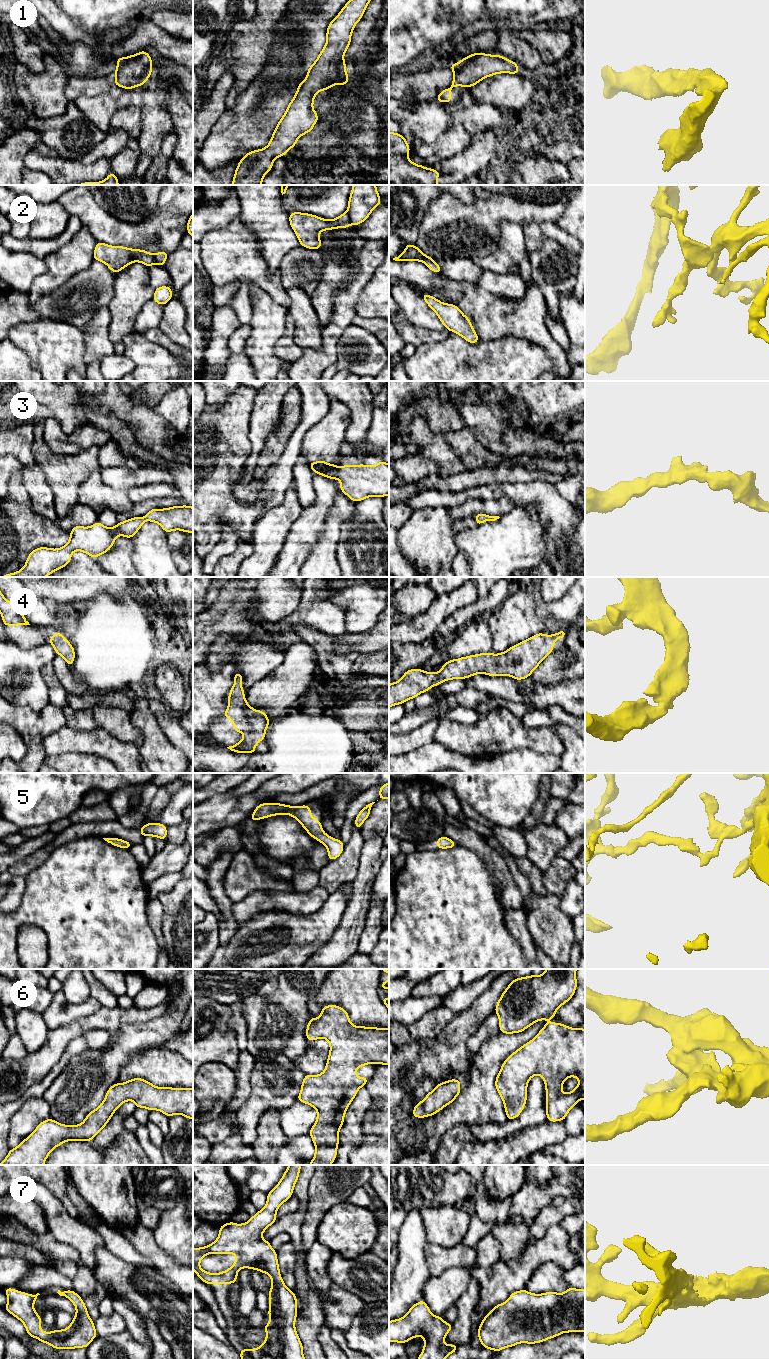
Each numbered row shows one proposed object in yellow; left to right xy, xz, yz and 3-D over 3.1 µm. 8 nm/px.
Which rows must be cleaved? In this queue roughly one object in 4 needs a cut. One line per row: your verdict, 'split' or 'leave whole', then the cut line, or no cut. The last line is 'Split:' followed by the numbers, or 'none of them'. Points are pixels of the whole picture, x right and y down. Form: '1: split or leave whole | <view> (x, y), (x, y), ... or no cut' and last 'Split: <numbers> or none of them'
1: leave whole | no cut
2: split | xz (346, 212), (352, 224)
3: leave whole | no cut
4: leave whole | no cut
5: leave whole | no cut
6: leave whole | no cut
7: leave whole | no cut
Split: 2

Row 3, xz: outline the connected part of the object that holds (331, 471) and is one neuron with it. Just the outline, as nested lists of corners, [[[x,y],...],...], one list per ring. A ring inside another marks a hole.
[[[324,460],[308,463],[315,474],[339,480],[341,492],[354,502],[368,497],[389,496],[389,464],[384,461],[373,466],[359,464],[341,467]]]

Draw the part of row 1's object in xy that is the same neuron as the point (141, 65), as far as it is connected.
[[[145,50],[128,57],[119,57],[116,62],[116,86],[133,89],[144,85],[151,76],[153,61]]]

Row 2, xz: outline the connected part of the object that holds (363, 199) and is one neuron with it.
[[[353,185],[347,208],[351,224],[363,223],[380,204],[376,185]]]

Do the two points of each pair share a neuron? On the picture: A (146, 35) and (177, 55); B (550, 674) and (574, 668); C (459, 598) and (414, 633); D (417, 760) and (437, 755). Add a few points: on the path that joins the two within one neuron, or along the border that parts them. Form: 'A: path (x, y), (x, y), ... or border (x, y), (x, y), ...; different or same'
A: path (154, 36), (169, 47); same
B: path (556, 674), (568, 672); same
C: path (448, 603), (424, 624); same
D: path (422, 760), (432, 757); same

